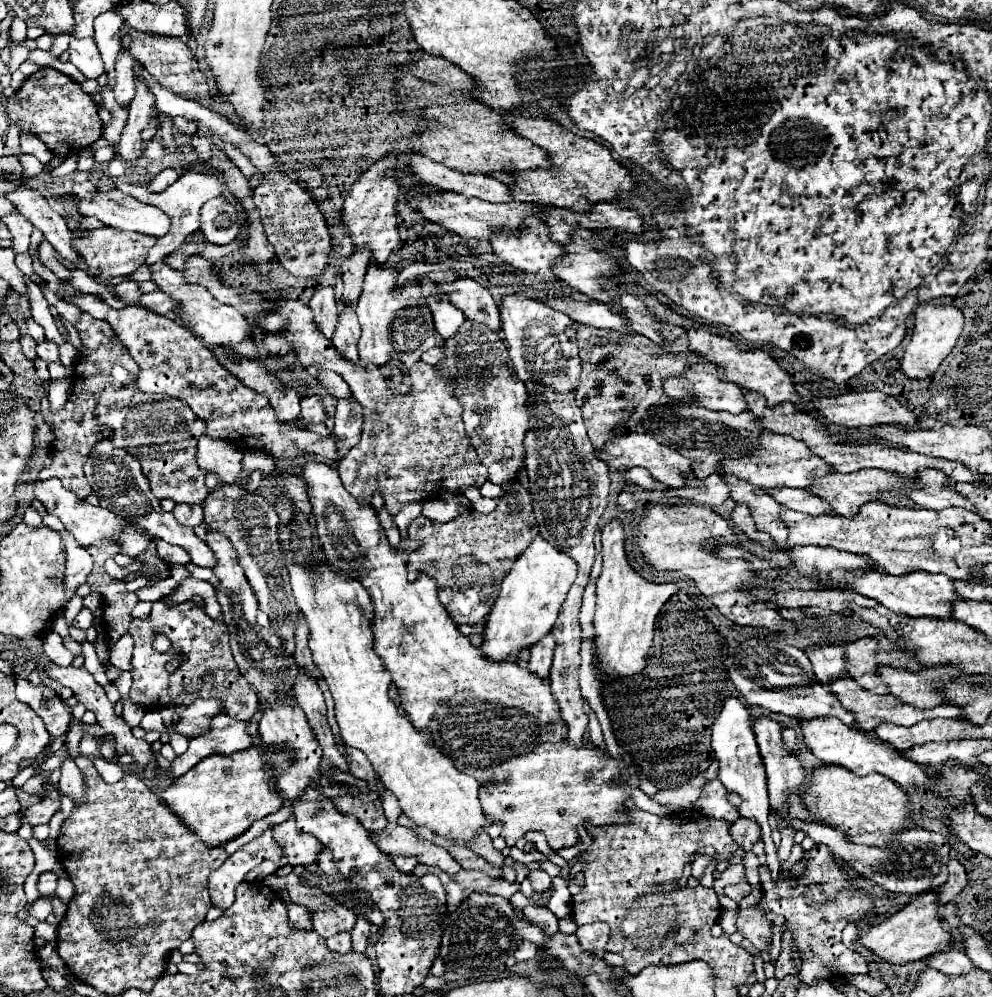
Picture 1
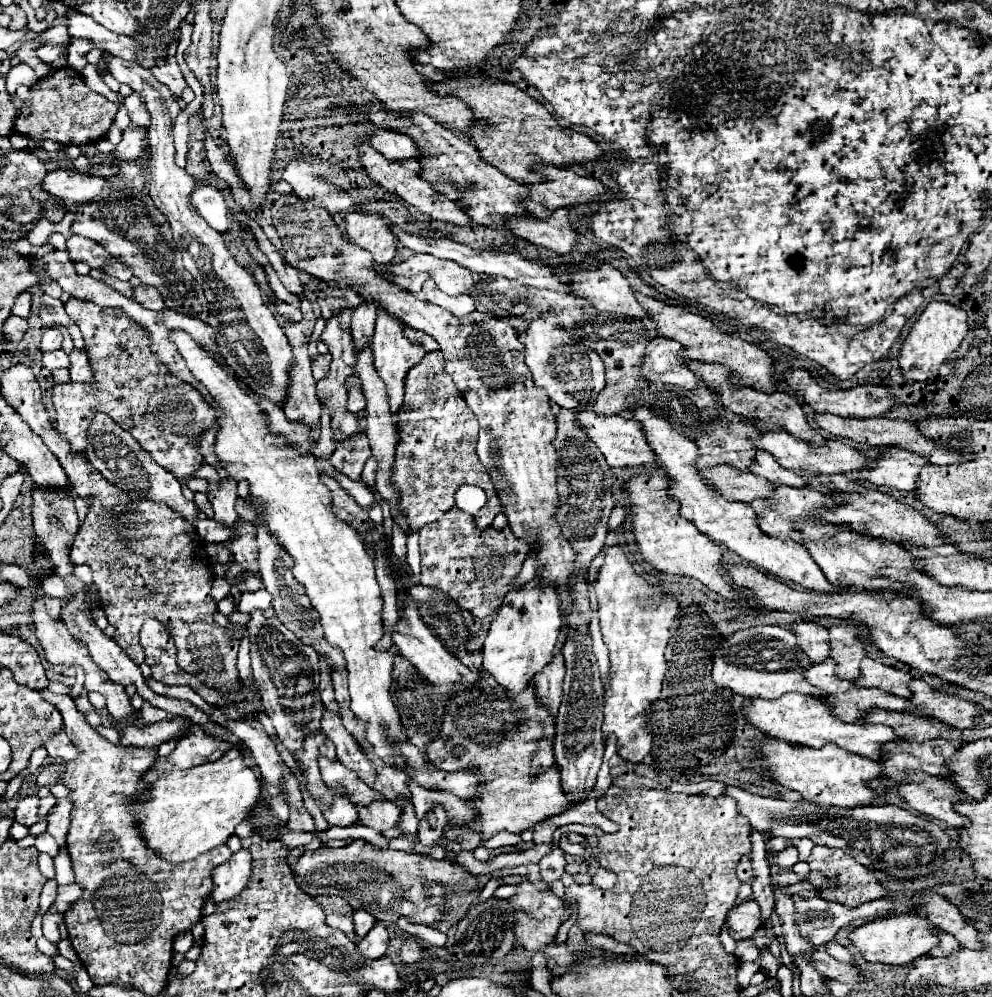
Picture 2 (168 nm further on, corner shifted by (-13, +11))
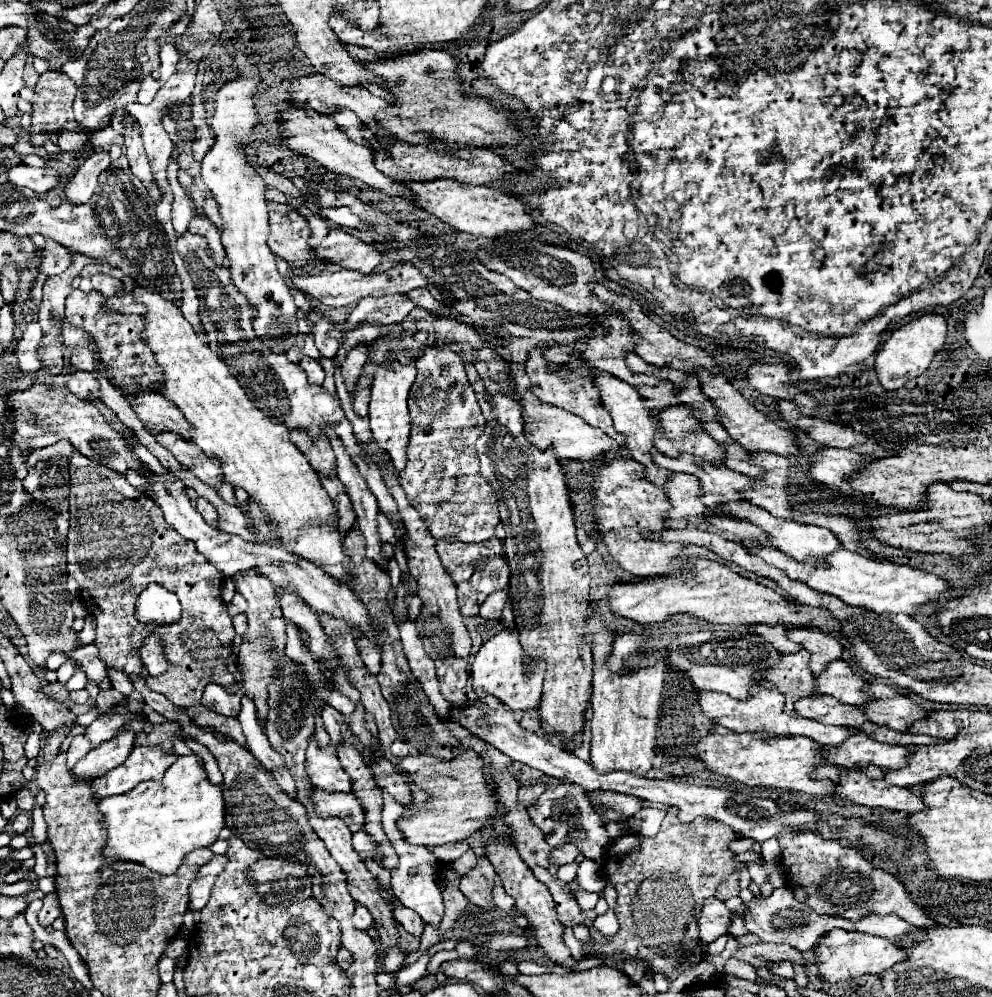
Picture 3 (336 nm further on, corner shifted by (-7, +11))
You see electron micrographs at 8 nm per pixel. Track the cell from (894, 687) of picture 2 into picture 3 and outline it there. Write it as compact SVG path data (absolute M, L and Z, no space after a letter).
M845 660L831 662L827 666L827 672L815 676L815 686L821 694L829 694L841 702L857 706L865 706L871 702L871 696L865 692L865 686L869 684L871 682L855 674Z

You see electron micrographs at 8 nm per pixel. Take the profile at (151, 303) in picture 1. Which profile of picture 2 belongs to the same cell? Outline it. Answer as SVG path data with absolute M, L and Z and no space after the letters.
M139 284L135 290L133 290L133 300L141 302L141 306L149 308L149 310L163 310L165 304L161 300L161 296L157 296L157 292L153 292L153 288L145 286L145 284Z

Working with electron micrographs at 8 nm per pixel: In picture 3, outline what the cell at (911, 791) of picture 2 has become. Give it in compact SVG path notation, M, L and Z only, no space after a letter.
M825 764L823 768L815 770L815 776L817 778L829 778L833 780L839 788L837 788L837 796L843 796L847 798L849 802L853 804L863 804L863 806L869 806L869 808L889 808L889 810L901 810L905 814L917 814L917 812L923 812L927 810L925 802L921 796L915 796L913 792L909 792L907 788L899 788L899 786L889 786L889 784L883 784L881 782L881 776L885 774L885 770L881 772L879 766L871 766L867 770L853 770L853 768L843 768L843 766L831 766L831 764Z

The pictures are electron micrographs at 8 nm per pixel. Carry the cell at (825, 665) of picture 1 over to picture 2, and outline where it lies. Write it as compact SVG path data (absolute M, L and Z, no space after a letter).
M815 622L791 624L791 632L797 636L797 646L813 660L821 662L829 658L829 634L823 626Z

